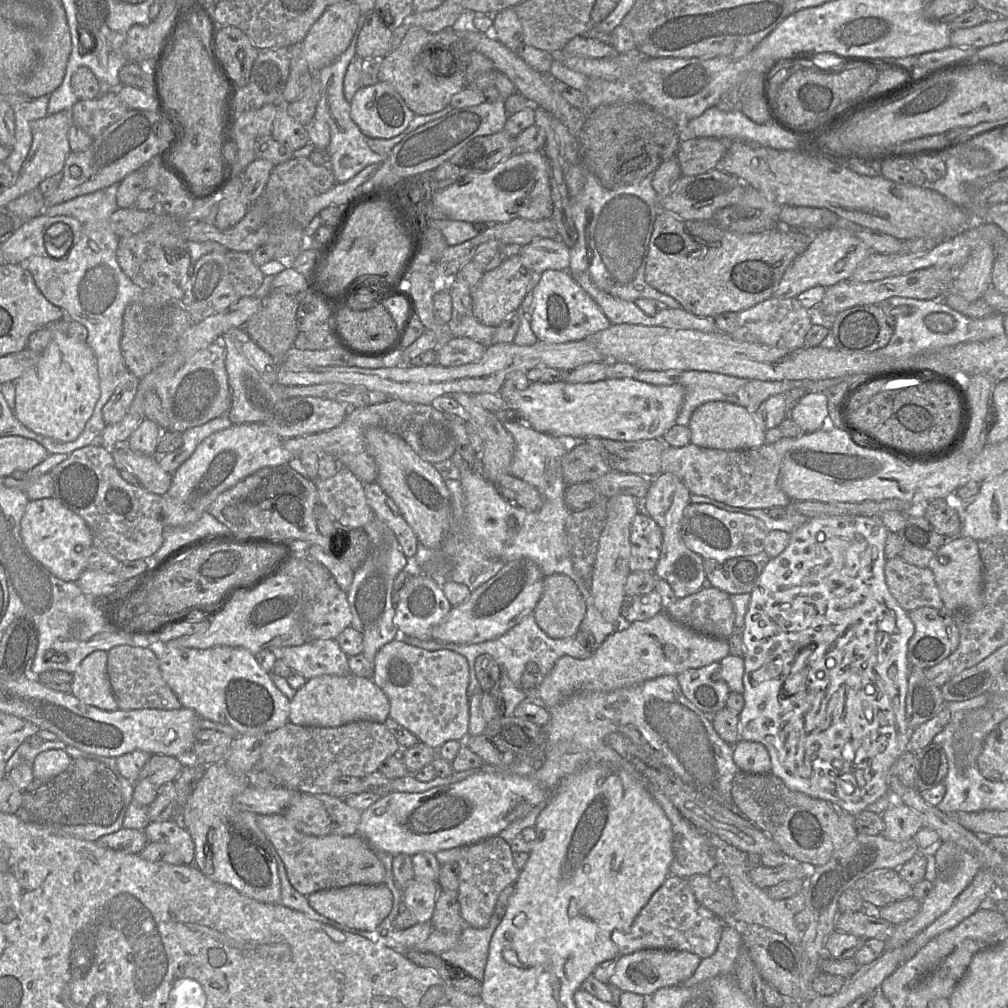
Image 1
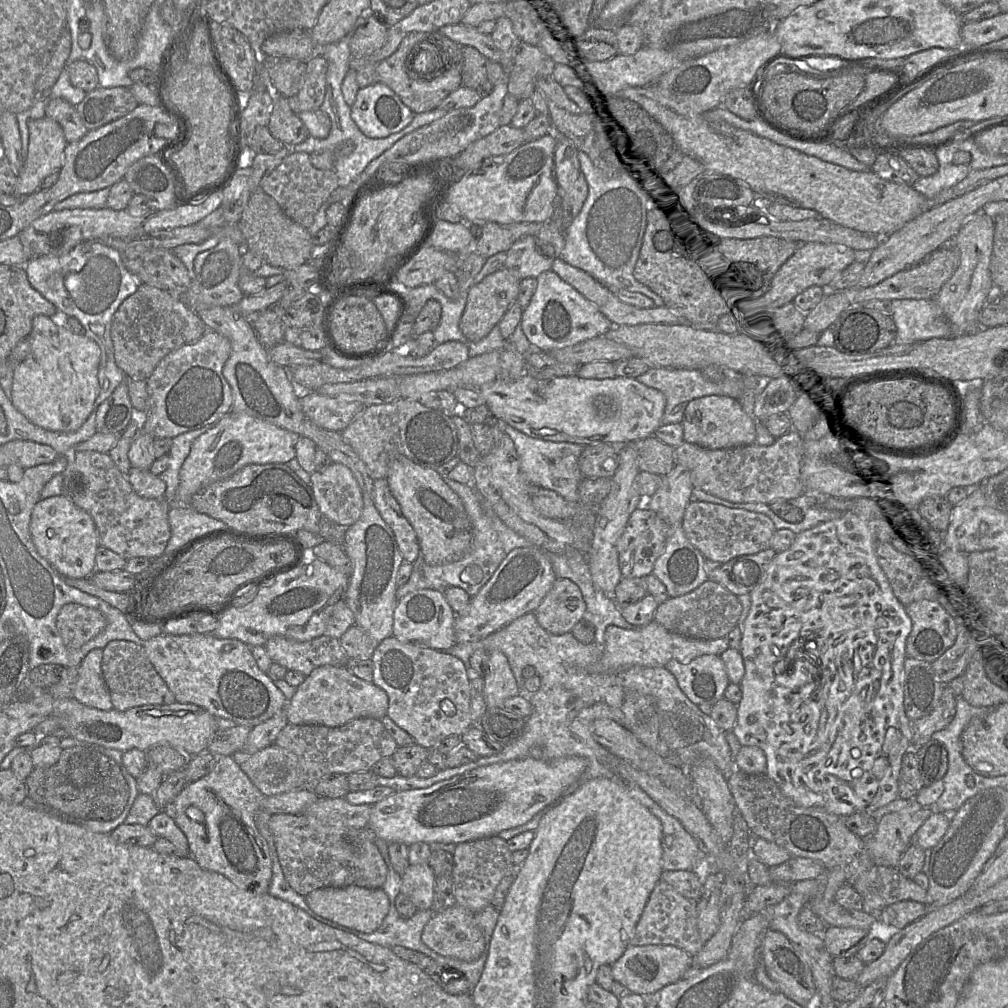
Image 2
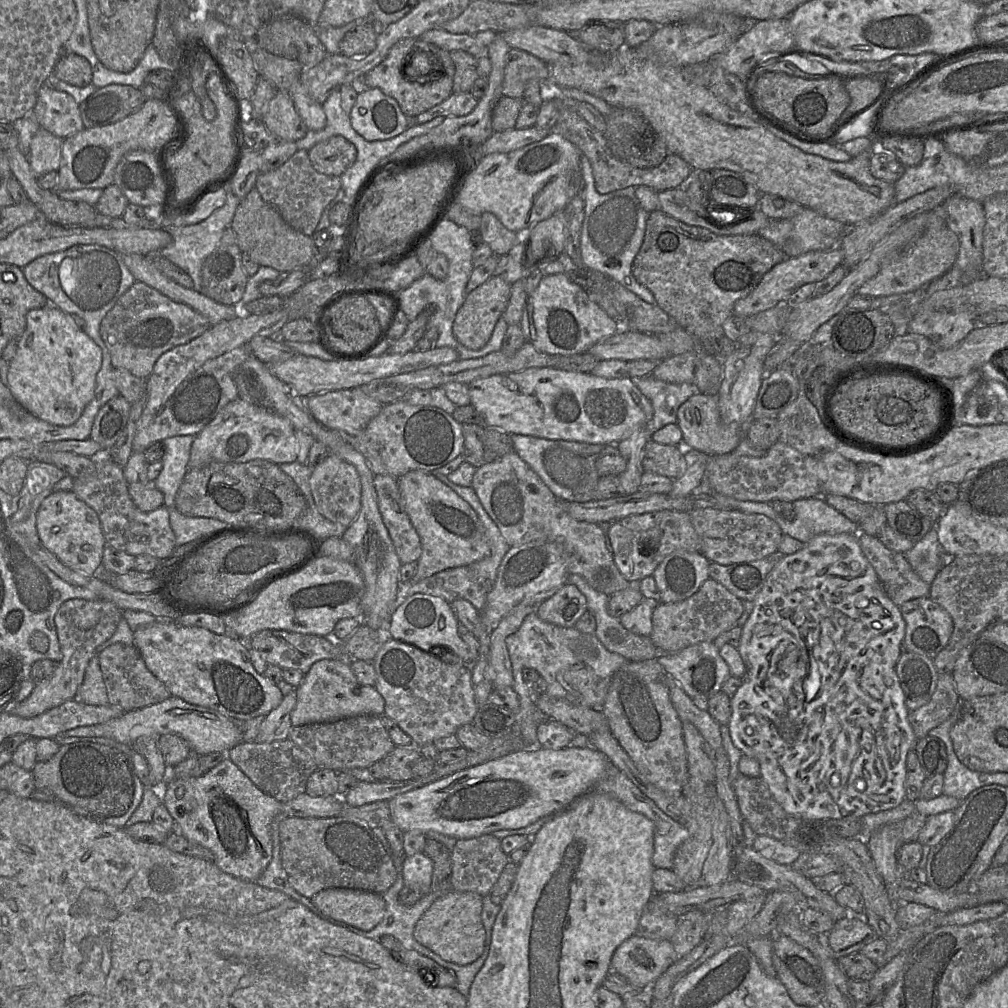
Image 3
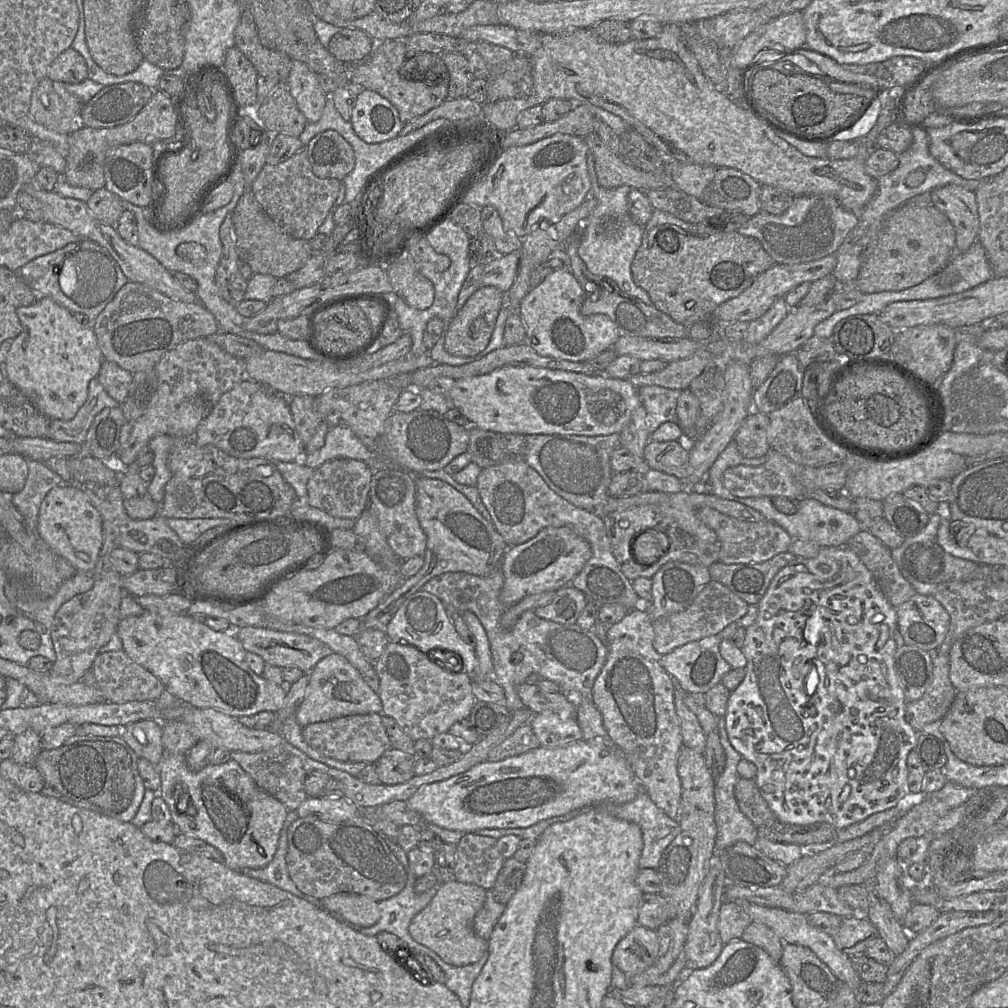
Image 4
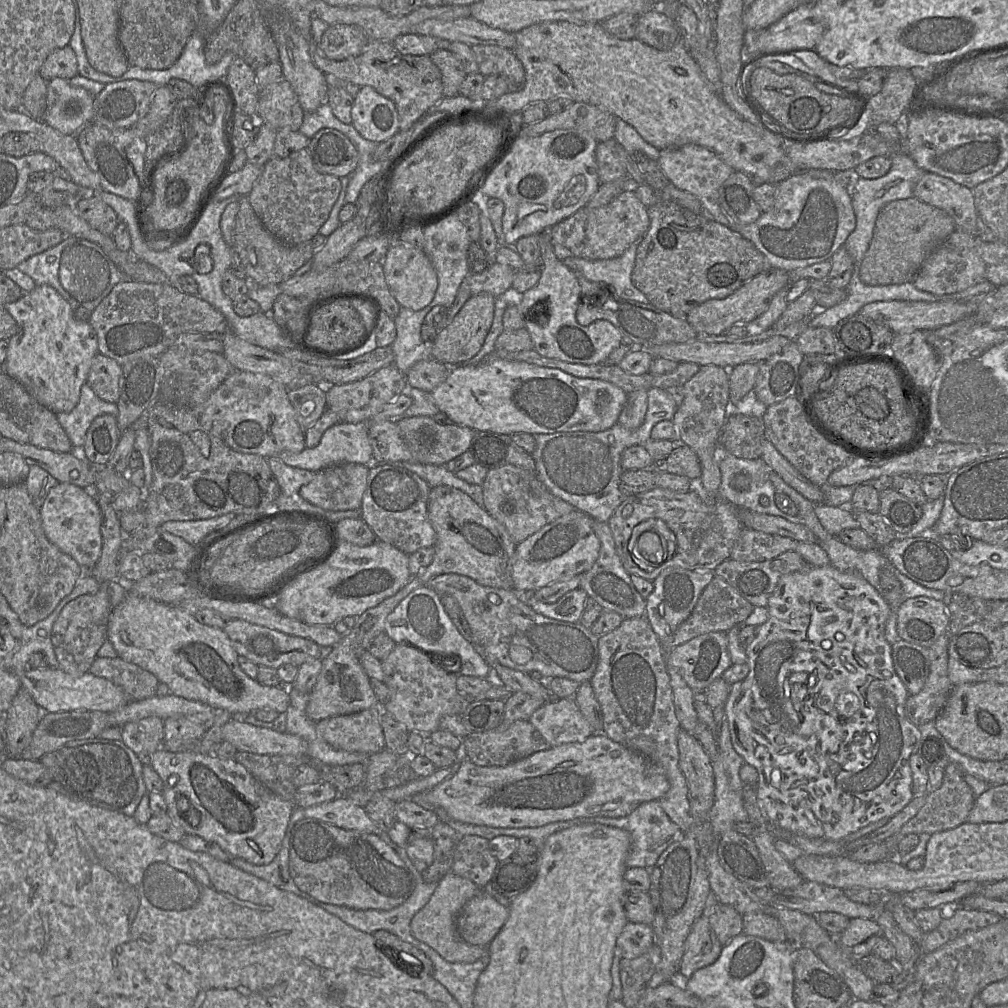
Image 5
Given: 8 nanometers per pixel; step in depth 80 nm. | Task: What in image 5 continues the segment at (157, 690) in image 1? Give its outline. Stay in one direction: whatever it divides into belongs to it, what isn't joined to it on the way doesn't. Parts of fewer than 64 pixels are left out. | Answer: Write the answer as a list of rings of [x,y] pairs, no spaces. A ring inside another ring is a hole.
[[[96,657],[89,672],[120,687],[130,701],[156,696],[159,680],[152,673],[120,657]]]

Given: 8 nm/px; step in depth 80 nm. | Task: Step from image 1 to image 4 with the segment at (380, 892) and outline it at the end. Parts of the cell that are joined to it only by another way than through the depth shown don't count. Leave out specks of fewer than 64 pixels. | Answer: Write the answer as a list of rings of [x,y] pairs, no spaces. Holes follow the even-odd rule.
[[[338,893],[322,899],[321,902],[330,912],[361,927],[373,926],[381,916],[379,902],[360,894]]]

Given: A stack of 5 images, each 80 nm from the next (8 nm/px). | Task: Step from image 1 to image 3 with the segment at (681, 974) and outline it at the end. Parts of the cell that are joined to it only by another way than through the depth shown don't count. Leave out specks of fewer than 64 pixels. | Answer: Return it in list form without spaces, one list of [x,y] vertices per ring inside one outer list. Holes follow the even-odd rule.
[[[634,934],[615,950],[610,973],[622,975],[638,989],[649,990],[677,959],[669,940],[649,939]]]

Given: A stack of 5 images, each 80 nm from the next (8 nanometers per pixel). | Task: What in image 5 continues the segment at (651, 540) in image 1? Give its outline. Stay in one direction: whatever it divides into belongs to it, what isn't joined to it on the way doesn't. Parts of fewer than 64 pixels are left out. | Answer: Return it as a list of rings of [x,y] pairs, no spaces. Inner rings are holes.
[[[660,487],[627,496],[613,512],[607,524],[614,539],[616,554],[626,572],[651,582],[668,568],[713,571],[723,561],[730,559],[733,546],[743,529],[737,507],[730,502],[717,497],[713,505],[708,505],[693,489],[688,492],[675,492]],[[651,518],[663,520],[675,534],[676,553],[674,552],[673,557],[664,565],[645,571],[632,560],[628,551],[628,542],[632,529],[640,522]]]

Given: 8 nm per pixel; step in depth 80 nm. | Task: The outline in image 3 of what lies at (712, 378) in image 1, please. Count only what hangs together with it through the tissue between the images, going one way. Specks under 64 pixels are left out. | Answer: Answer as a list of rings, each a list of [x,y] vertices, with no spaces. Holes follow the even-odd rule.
[[[651,374],[634,379],[641,393],[649,399],[653,415],[648,423],[649,431],[677,422],[678,408],[700,391],[694,382],[669,383],[654,378]]]

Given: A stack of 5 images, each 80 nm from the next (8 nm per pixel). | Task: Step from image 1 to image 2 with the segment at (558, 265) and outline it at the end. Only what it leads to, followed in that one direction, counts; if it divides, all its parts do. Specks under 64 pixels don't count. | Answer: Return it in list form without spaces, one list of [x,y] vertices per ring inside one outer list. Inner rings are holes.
[[[525,236],[507,251],[504,268],[511,271],[520,280],[536,278],[545,271],[551,270],[555,258],[539,253],[534,236]]]

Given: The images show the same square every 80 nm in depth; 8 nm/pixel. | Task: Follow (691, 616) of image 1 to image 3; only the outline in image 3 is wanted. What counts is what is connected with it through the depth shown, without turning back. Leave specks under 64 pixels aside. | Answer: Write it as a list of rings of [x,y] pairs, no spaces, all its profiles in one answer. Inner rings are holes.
[[[708,578],[691,597],[670,604],[659,603],[652,612],[650,639],[661,652],[674,653],[688,646],[713,642],[720,634],[737,626],[743,601],[719,582]]]

